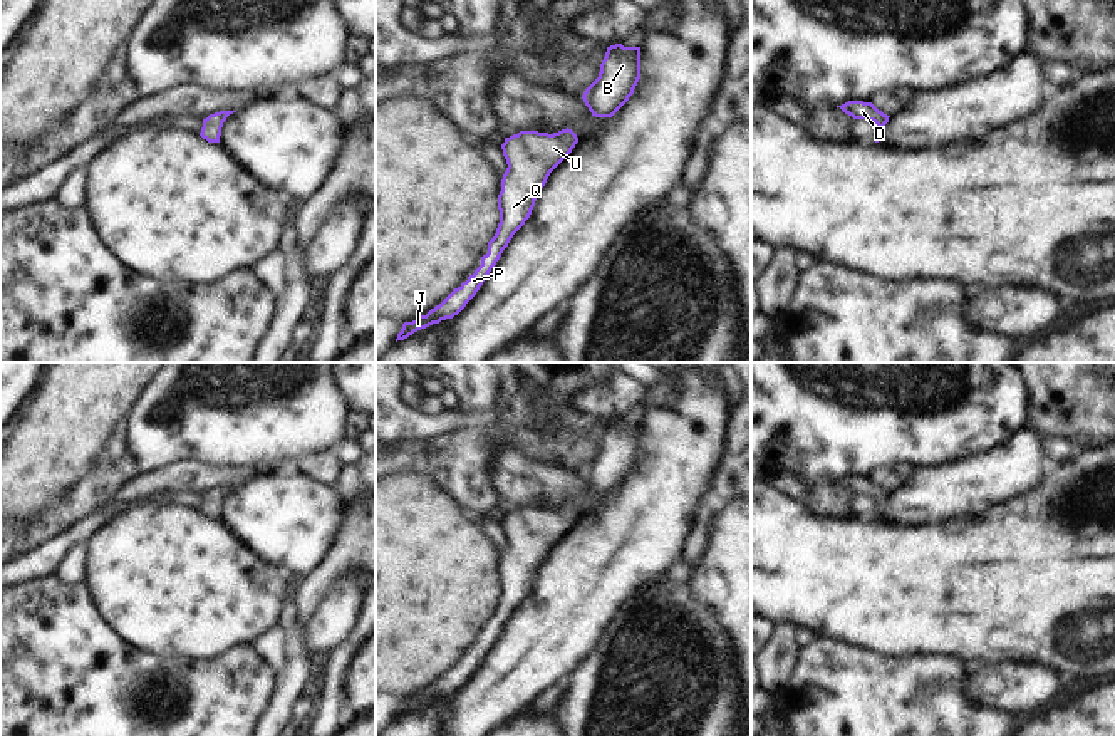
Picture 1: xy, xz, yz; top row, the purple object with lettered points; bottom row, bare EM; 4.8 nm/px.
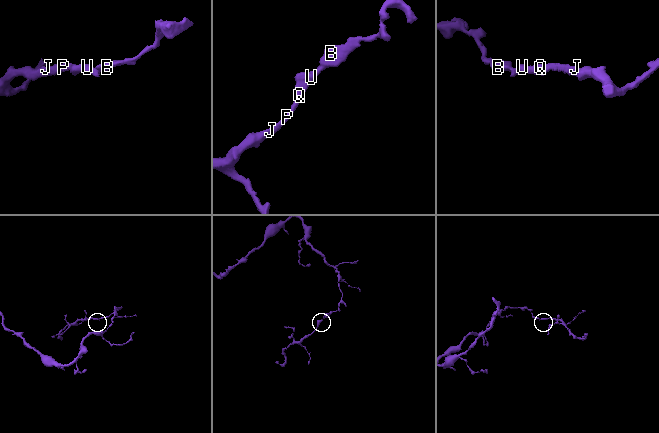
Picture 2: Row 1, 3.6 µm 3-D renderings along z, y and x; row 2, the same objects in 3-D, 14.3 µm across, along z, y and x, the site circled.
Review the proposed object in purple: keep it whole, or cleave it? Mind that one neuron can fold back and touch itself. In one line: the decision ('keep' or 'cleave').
keep

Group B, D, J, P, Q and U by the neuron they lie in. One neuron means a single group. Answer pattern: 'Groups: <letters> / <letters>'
Groups: B D J P Q U

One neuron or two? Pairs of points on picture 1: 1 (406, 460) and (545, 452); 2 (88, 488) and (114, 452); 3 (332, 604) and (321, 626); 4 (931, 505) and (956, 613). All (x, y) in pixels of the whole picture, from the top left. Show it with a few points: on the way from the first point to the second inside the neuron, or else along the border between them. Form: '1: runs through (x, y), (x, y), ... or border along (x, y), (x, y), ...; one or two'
1: runs through (441, 455), (466, 455), (488, 441), (510, 441); one
2: border along (108, 457), (118, 463); two
3: runs through (332, 609), (326, 621); one
4: border along (974, 515), (941, 524), (897, 525); two

